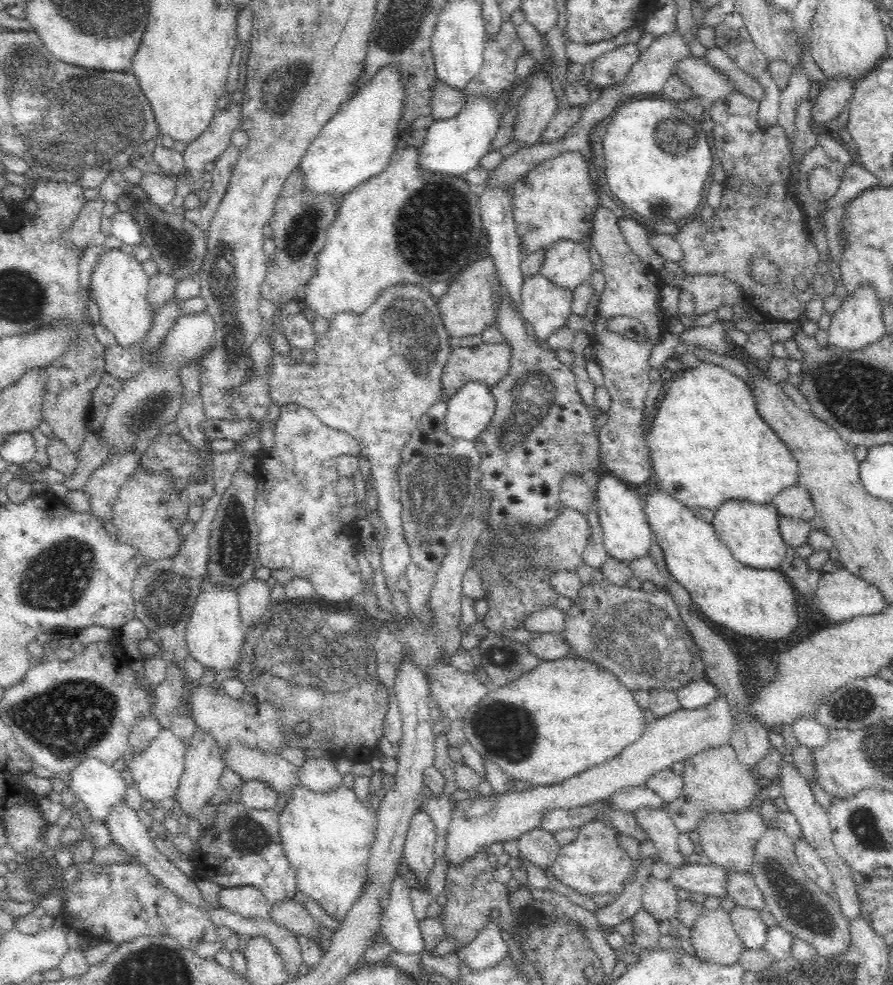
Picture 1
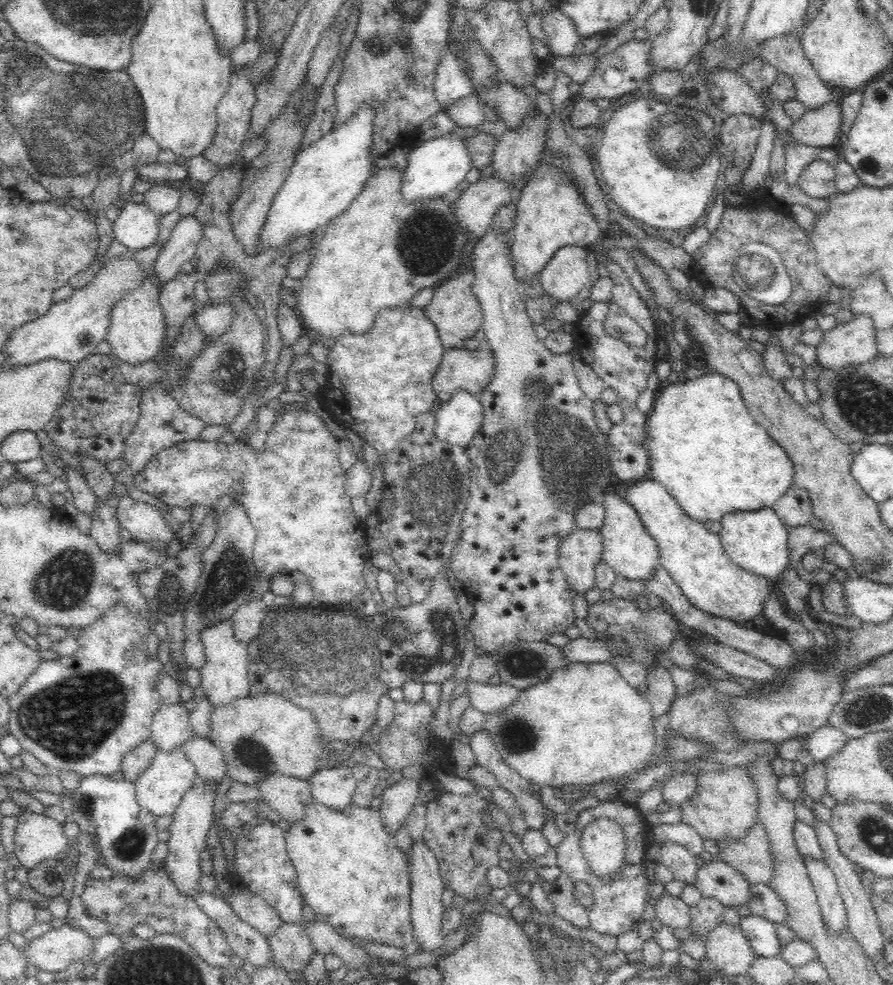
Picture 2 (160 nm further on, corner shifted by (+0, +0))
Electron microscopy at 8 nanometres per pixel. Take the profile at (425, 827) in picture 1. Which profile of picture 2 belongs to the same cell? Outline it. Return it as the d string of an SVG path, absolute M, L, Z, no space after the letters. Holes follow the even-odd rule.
M423 839L413 842L408 853L410 853L408 875L410 875L411 924L413 935L416 936L414 944L416 949L420 949L420 953L438 951L444 946L446 938L441 930L445 907L442 905L444 883L439 873L439 864L434 853L423 843Z

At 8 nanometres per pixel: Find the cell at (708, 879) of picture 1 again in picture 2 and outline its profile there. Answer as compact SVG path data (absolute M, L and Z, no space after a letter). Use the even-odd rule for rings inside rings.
M722 860L708 861L696 870L692 885L701 892L702 897L716 898L724 906L737 907L750 902L750 883L728 863Z

